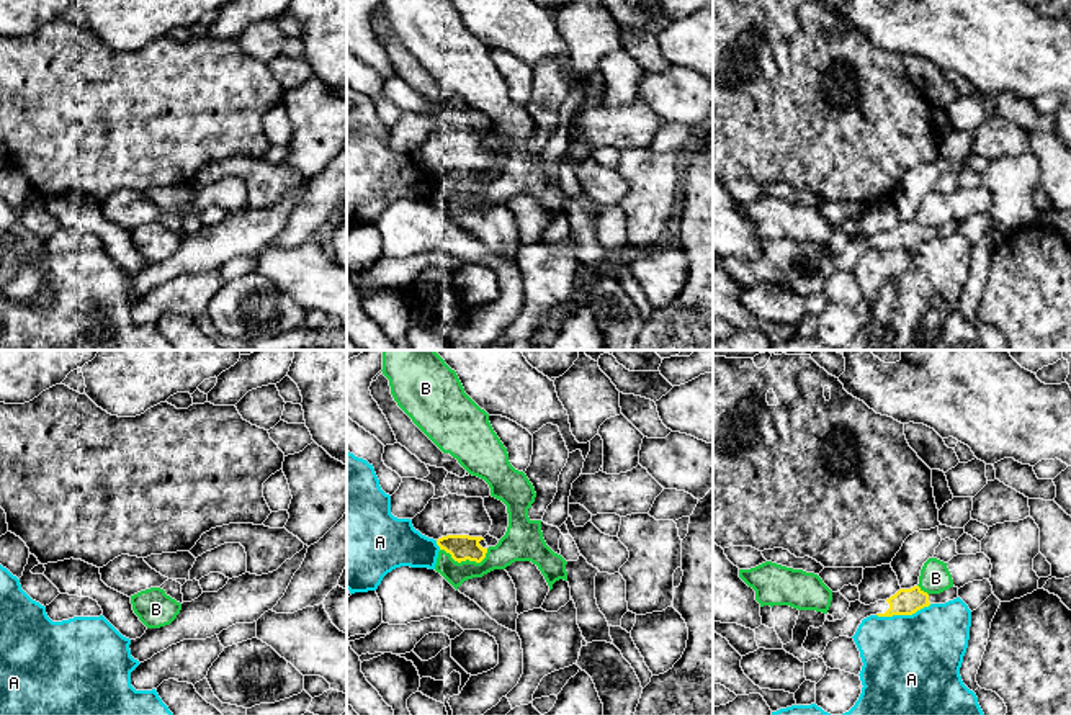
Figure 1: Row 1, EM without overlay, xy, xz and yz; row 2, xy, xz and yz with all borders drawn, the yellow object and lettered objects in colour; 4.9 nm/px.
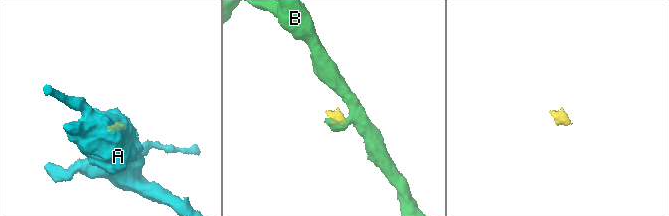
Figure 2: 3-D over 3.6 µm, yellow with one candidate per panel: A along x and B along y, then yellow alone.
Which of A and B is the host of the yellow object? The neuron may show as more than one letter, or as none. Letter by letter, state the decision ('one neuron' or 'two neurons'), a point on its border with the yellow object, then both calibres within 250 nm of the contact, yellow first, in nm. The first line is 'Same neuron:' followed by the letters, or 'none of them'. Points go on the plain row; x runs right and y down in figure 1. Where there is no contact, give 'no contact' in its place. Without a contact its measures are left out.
Same neuron: none of them
A: two neurons; meets yellow in yz at (903, 247); 130 nm thick on the yellow side, 480 nm on the other
B: two neurons; meets yellow in xz at (465, 193); 130 nm thick on the yellow side, 150 nm on the other

